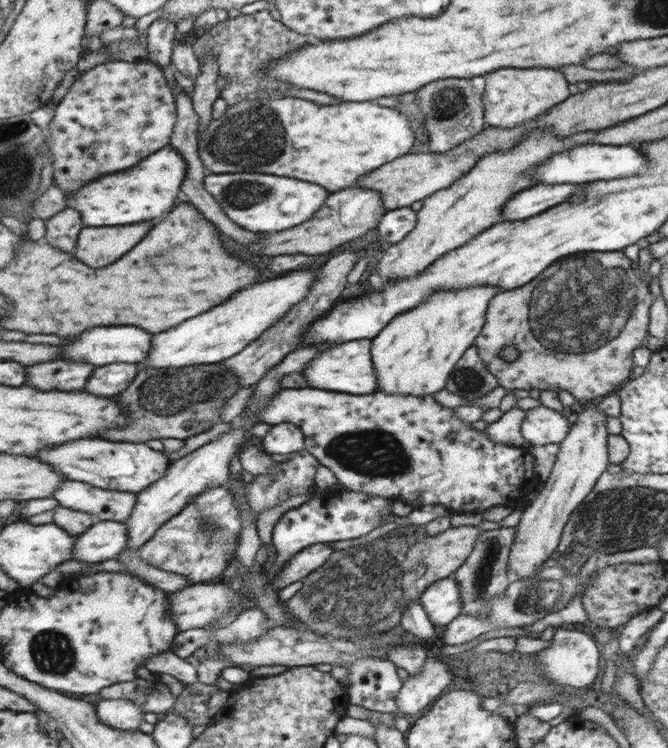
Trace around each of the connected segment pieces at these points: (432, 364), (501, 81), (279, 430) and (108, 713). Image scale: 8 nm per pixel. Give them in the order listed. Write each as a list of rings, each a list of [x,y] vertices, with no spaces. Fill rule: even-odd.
[[[493,286],[461,288],[459,292],[439,289],[393,318],[389,328],[373,338],[373,360],[377,360],[377,376],[381,376],[381,388],[377,391],[416,397],[441,392],[453,366],[479,334],[487,302],[497,292],[501,288]]]
[[[501,68],[483,75],[485,86],[481,94],[483,121],[488,127],[515,128],[545,116],[545,112],[563,103],[569,96],[563,74],[551,68]]]
[[[291,423],[271,425],[261,438],[261,446],[268,454],[289,455],[304,448],[304,433]]]
[[[102,699],[97,705],[99,719],[104,723],[131,732],[143,722],[141,711],[142,708],[133,700]]]

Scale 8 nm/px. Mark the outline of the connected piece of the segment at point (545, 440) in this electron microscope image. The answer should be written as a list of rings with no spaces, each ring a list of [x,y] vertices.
[[[543,405],[525,410],[520,433],[525,445],[559,444],[570,429],[570,413],[560,413]]]

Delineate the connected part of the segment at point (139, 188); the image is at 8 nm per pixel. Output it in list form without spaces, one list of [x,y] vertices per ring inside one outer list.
[[[171,147],[162,148],[141,159],[139,163],[113,174],[106,174],[83,189],[67,195],[69,207],[83,214],[85,226],[125,226],[161,216],[173,206],[187,164]]]

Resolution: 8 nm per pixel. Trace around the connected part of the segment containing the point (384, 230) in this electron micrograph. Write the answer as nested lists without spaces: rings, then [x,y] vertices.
[[[410,207],[385,211],[377,227],[378,236],[389,244],[399,242],[416,223],[416,212]]]

